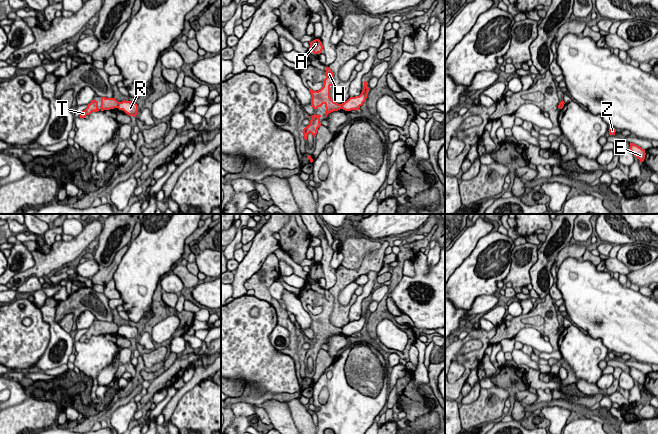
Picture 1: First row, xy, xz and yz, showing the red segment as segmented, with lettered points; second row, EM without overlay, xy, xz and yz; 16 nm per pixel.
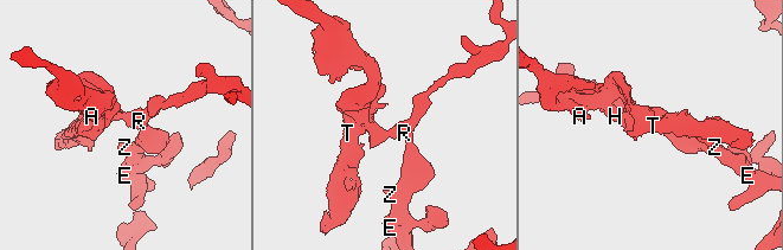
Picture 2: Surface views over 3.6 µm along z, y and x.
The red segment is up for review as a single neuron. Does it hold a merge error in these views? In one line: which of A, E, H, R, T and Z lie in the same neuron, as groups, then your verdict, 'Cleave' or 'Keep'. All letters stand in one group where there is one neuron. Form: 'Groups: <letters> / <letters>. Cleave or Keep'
Groups: A H T / E R Z. Cleave

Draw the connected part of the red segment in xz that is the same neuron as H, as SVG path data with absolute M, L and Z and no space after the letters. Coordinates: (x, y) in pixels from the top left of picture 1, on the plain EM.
M326 291L326 302L323 304L323 311L318 315L313 315L309 312L309 315L312 319L311 329L314 333L325 329L325 338L326 341L329 337L333 335L338 335L342 333L342 328L334 326L330 321L330 311L333 309L334 297L329 291Z

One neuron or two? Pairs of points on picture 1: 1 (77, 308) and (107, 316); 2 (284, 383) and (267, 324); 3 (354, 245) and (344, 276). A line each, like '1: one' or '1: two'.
1: one
2: one
3: two

